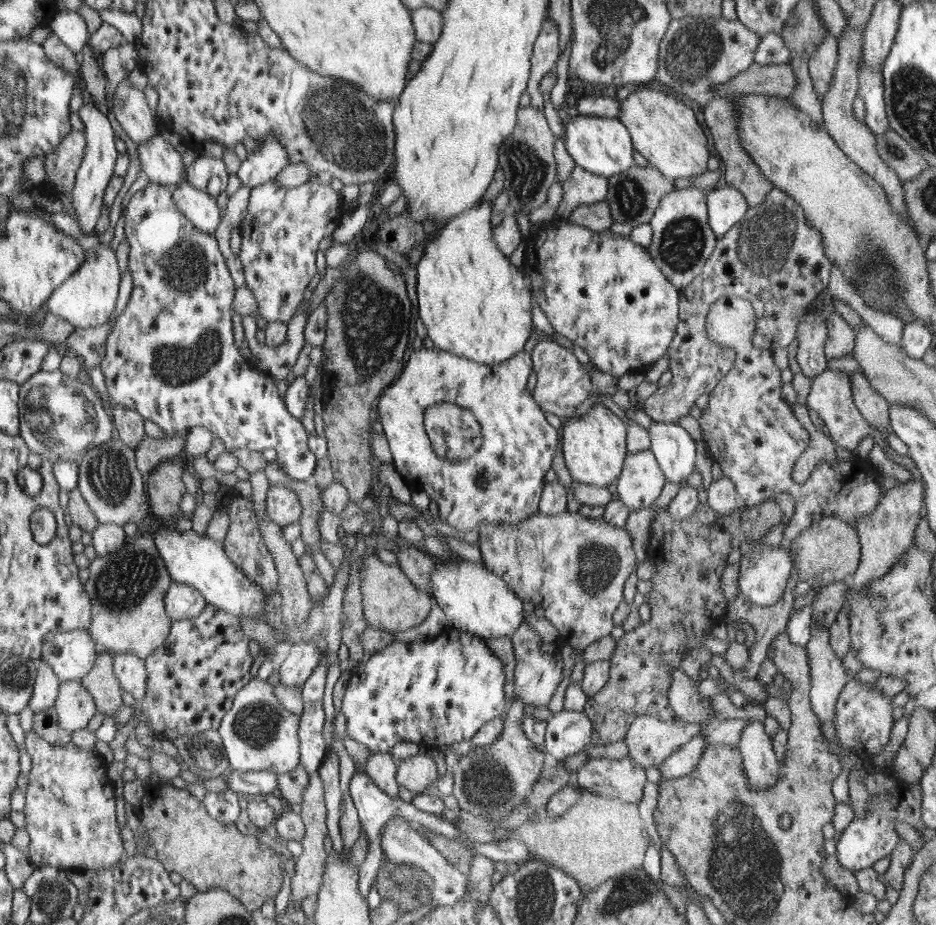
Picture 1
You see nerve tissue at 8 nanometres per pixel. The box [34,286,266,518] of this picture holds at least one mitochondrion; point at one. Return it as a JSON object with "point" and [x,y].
{"point":[107,471]}

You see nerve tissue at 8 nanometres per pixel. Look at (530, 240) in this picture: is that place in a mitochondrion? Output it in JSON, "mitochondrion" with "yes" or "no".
{"mitochondrion":"no"}

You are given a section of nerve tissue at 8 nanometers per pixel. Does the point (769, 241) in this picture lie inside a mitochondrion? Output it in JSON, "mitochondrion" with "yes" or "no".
{"mitochondrion":"yes"}

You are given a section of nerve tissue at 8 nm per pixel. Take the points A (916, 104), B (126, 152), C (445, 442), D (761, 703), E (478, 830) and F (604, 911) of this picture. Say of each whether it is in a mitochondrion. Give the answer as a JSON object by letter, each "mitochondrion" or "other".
{"A":"mitochondrion","B":"other","C":"mitochondrion","D":"other","E":"mitochondrion","F":"mitochondrion"}

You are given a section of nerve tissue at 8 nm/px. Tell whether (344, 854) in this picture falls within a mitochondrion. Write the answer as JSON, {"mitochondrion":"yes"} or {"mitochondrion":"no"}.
{"mitochondrion":"no"}

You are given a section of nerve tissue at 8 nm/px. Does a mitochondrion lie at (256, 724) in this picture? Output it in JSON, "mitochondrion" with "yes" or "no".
{"mitochondrion":"yes"}

